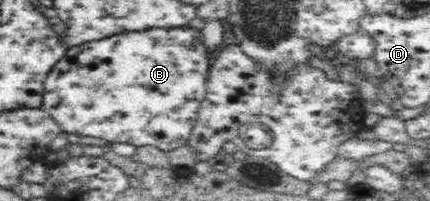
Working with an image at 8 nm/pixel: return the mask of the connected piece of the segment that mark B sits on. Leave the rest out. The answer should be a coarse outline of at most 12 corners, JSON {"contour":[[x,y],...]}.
{"contour":[[190,27],[70,47],[40,108],[66,133],[186,145],[213,57]]}

